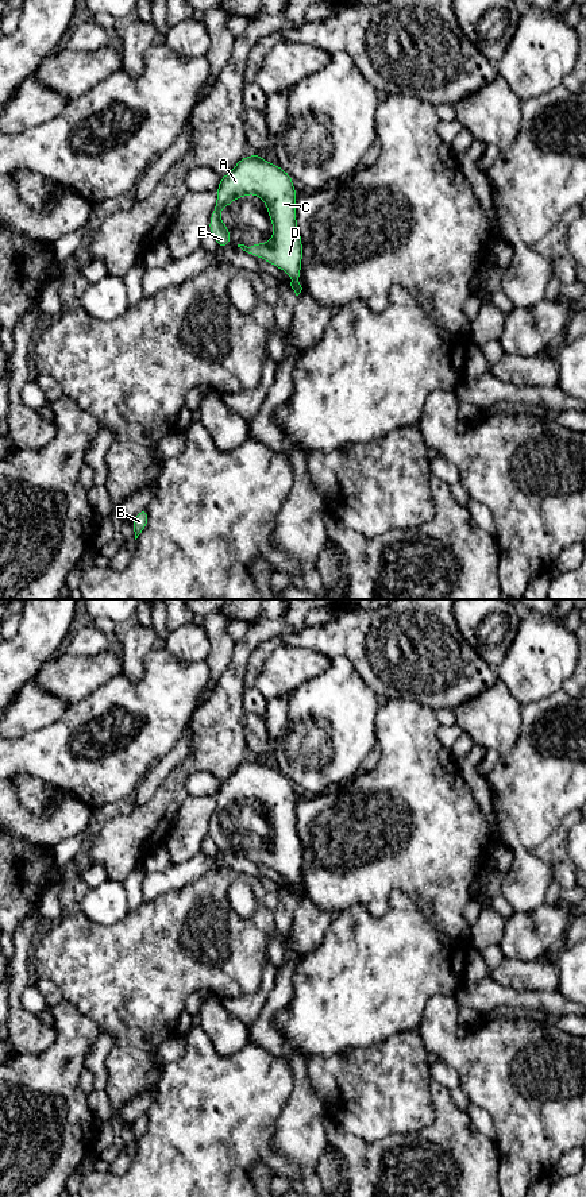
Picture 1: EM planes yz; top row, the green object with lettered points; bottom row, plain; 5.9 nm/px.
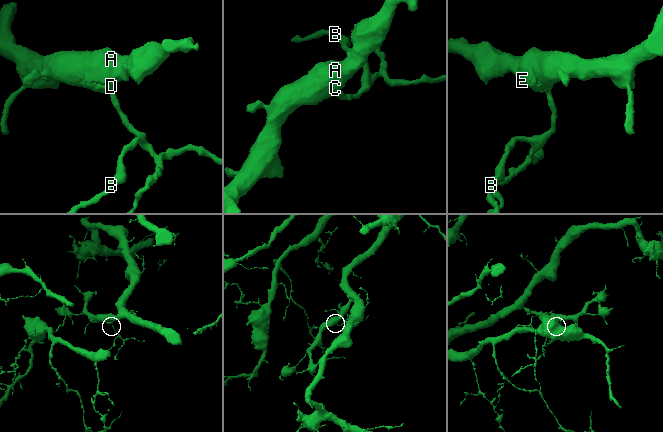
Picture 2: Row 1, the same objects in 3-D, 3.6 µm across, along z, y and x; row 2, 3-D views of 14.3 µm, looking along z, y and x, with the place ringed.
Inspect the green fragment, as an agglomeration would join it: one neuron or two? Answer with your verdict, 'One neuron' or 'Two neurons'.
One neuron

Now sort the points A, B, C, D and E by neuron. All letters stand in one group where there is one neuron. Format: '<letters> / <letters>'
A B C D E

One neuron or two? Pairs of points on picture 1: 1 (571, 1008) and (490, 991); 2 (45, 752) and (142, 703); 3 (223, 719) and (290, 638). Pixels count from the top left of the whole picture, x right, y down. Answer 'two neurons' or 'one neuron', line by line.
1: one neuron
2: one neuron
3: two neurons

